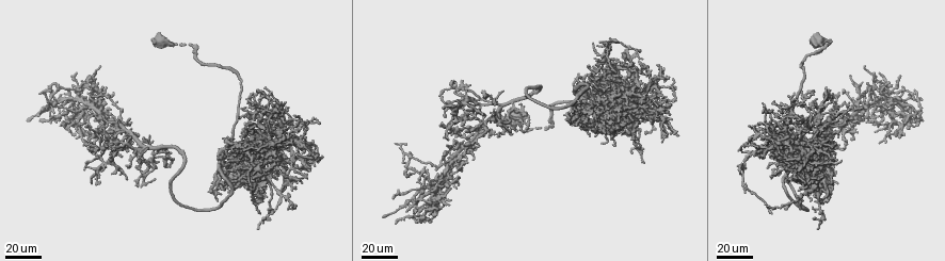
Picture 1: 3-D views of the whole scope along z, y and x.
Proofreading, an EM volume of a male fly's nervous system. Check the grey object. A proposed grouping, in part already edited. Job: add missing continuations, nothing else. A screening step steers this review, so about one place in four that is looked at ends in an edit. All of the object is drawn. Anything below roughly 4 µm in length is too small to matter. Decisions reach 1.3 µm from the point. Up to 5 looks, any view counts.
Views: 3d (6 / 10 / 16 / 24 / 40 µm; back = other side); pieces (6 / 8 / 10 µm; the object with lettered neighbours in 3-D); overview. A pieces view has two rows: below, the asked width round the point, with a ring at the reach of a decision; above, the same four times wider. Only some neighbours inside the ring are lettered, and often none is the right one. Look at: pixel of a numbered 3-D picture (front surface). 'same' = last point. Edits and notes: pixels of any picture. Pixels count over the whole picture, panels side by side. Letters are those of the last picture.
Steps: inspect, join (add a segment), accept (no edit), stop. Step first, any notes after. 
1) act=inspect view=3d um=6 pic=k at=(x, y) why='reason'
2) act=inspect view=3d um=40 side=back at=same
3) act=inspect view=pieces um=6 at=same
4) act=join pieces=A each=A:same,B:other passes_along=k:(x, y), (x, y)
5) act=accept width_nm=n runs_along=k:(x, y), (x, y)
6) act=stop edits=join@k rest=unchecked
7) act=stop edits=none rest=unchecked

act=inspect view=3d um=24 pic=1 at=(771, 119)

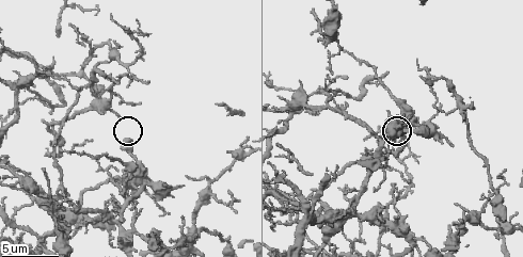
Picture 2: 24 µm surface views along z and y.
act=inspect view=pieces um=8 pic=2 at=(127, 138) why='see the neighbours'

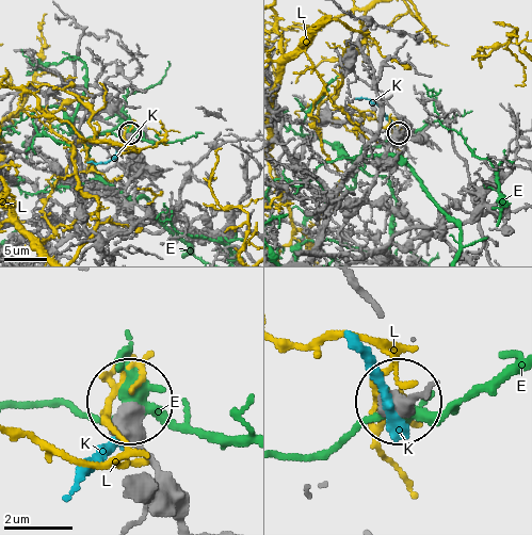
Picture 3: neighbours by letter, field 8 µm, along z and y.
act=accept width_nm=500 each=E:other,K:other,L:other found='none of them fits'

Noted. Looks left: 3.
act=inspect view=3d um=40 pic=1 at=(619, 94) why='free end'

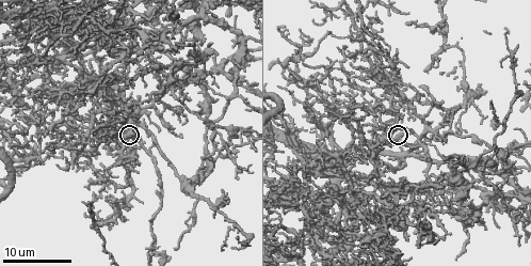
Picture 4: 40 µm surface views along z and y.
act=inspect view=pieces um=8 pic=4 at=(399, 132)

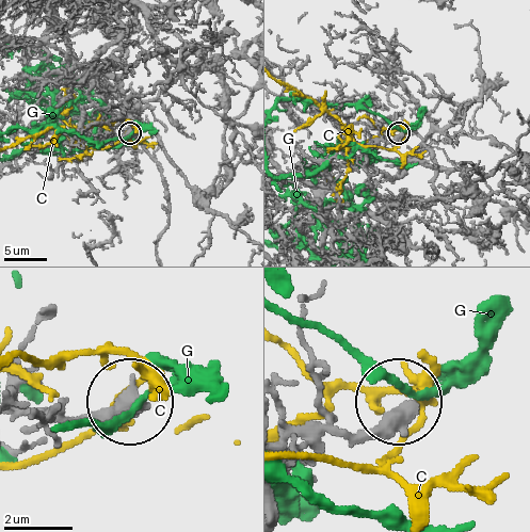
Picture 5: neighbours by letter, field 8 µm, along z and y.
act=accept each=C:other,G:other found='none of them fits'

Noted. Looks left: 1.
act=stop edits=none rest=unchecked

